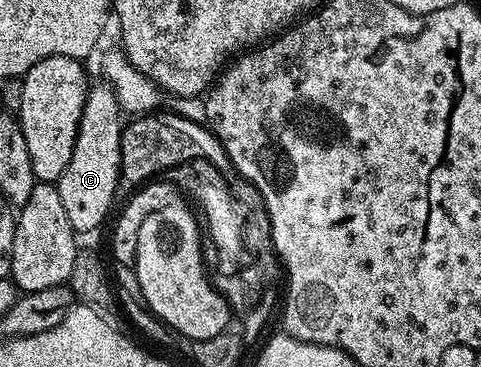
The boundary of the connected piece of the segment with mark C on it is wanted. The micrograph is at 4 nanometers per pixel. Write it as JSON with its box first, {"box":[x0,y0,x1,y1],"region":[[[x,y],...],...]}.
{"box":[57,82,124,234],"region":[[[106,82],[92,83],[87,89],[73,154],[57,181],[65,218],[69,218],[69,226],[76,234],[101,227],[107,215],[109,220],[116,207],[115,191],[121,170],[121,134],[124,123],[117,95],[111,85]]]}

